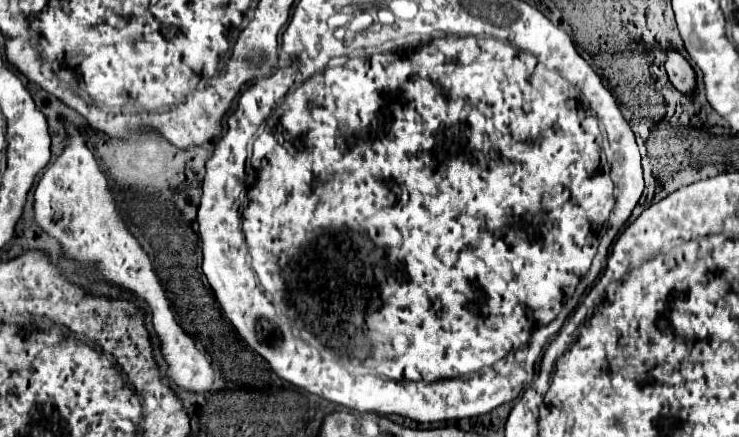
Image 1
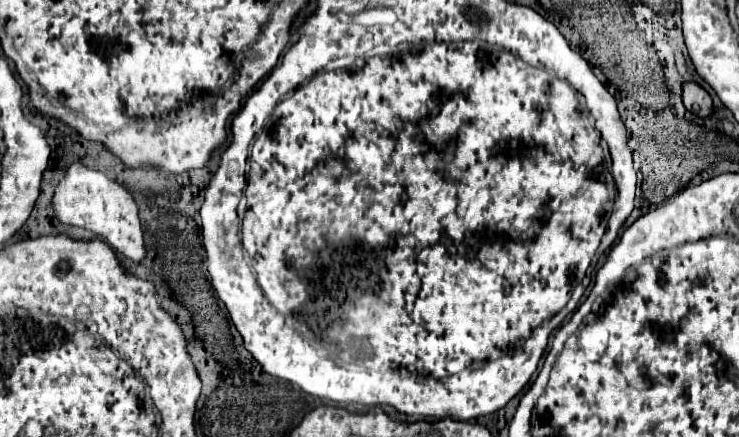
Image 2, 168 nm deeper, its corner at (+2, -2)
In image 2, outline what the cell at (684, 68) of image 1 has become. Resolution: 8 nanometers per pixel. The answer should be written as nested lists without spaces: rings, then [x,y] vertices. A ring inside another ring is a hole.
[[[682,82],[682,102],[690,112],[694,112],[700,118],[710,116],[712,112],[710,94],[696,82]]]

